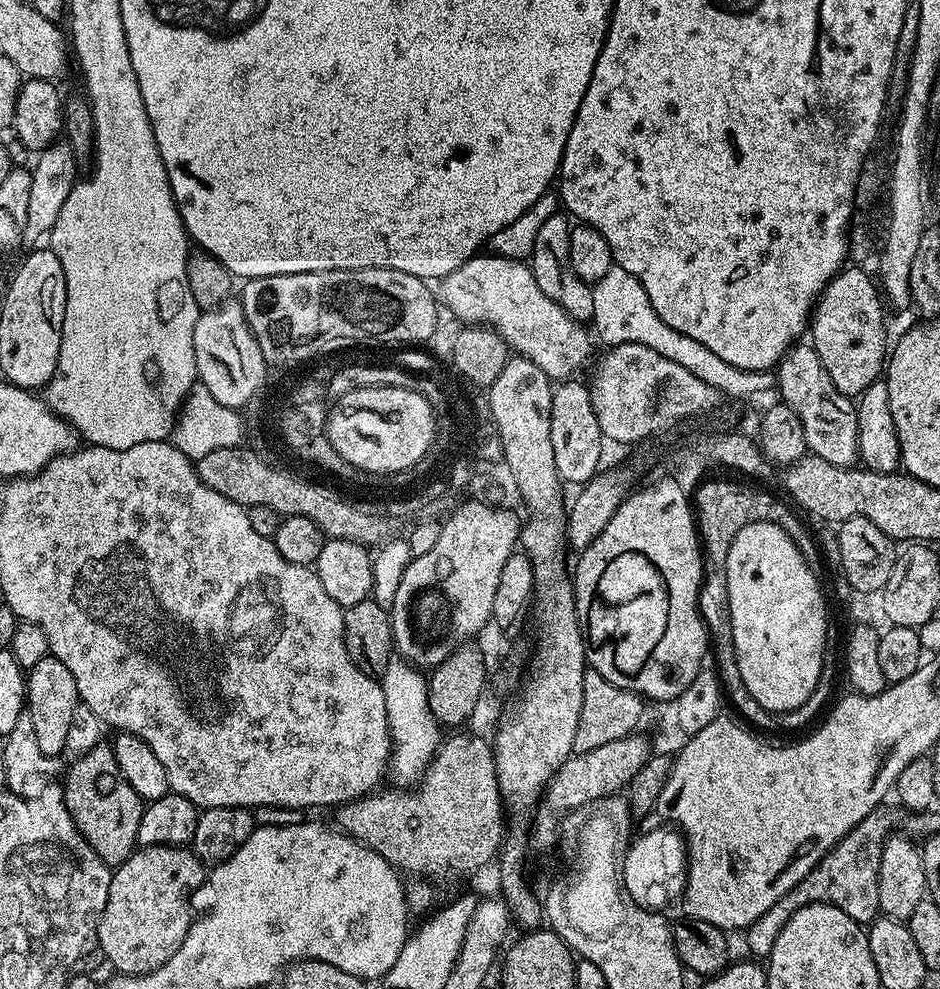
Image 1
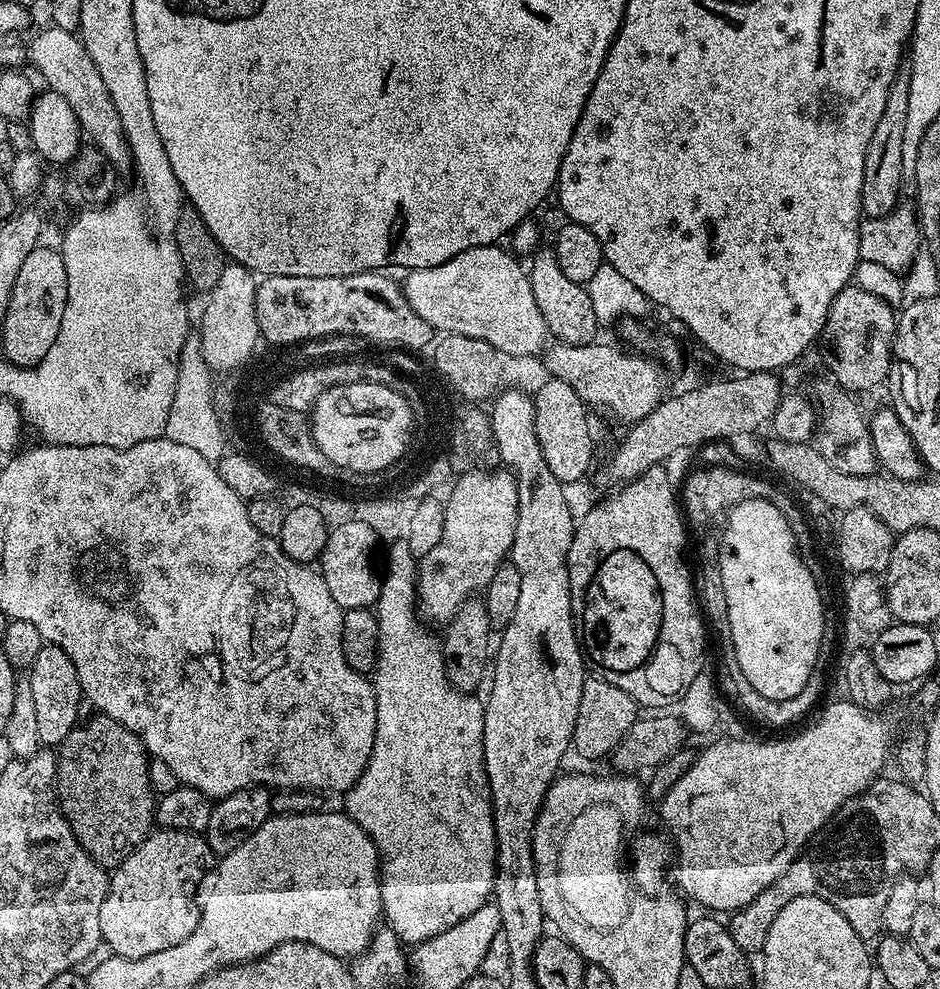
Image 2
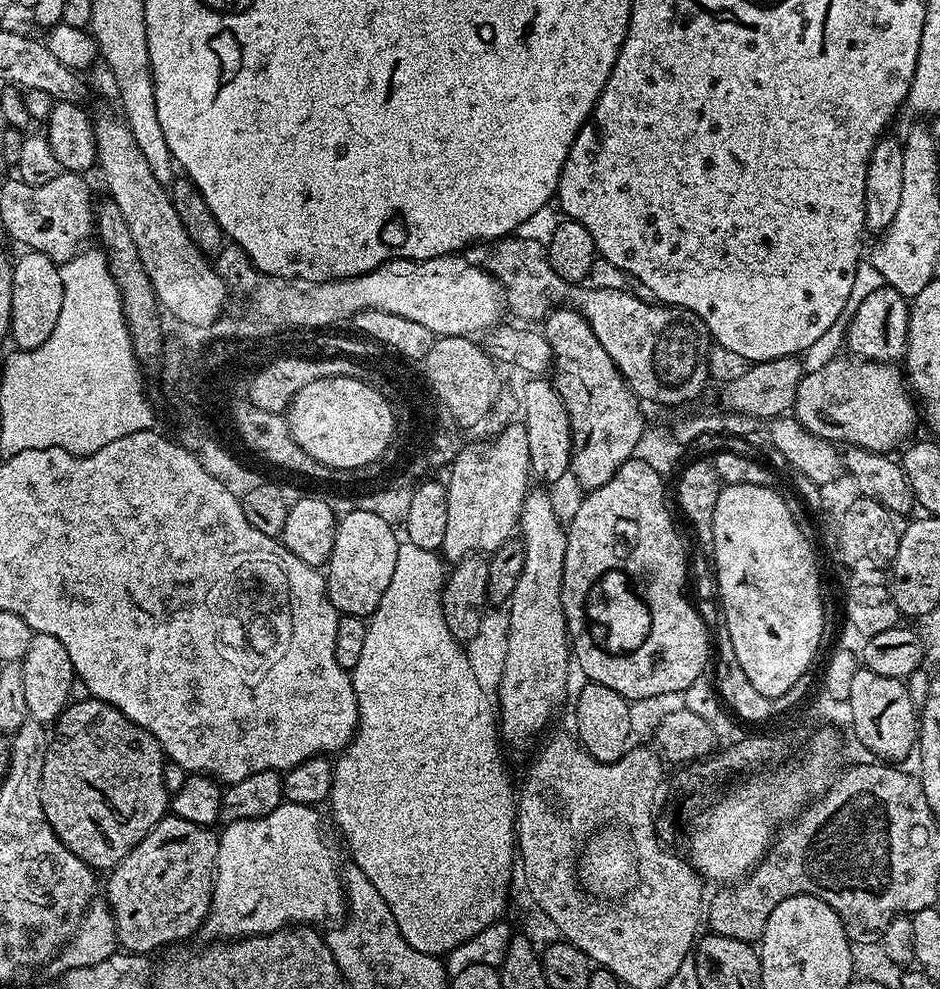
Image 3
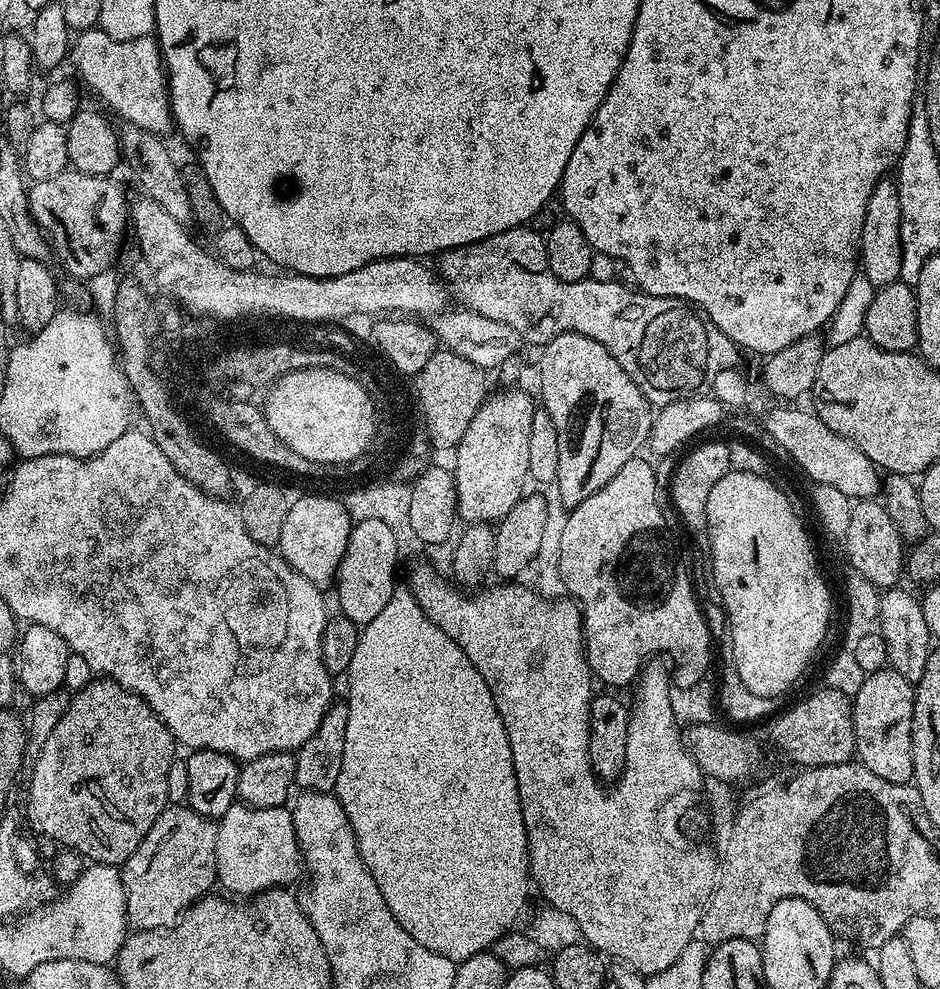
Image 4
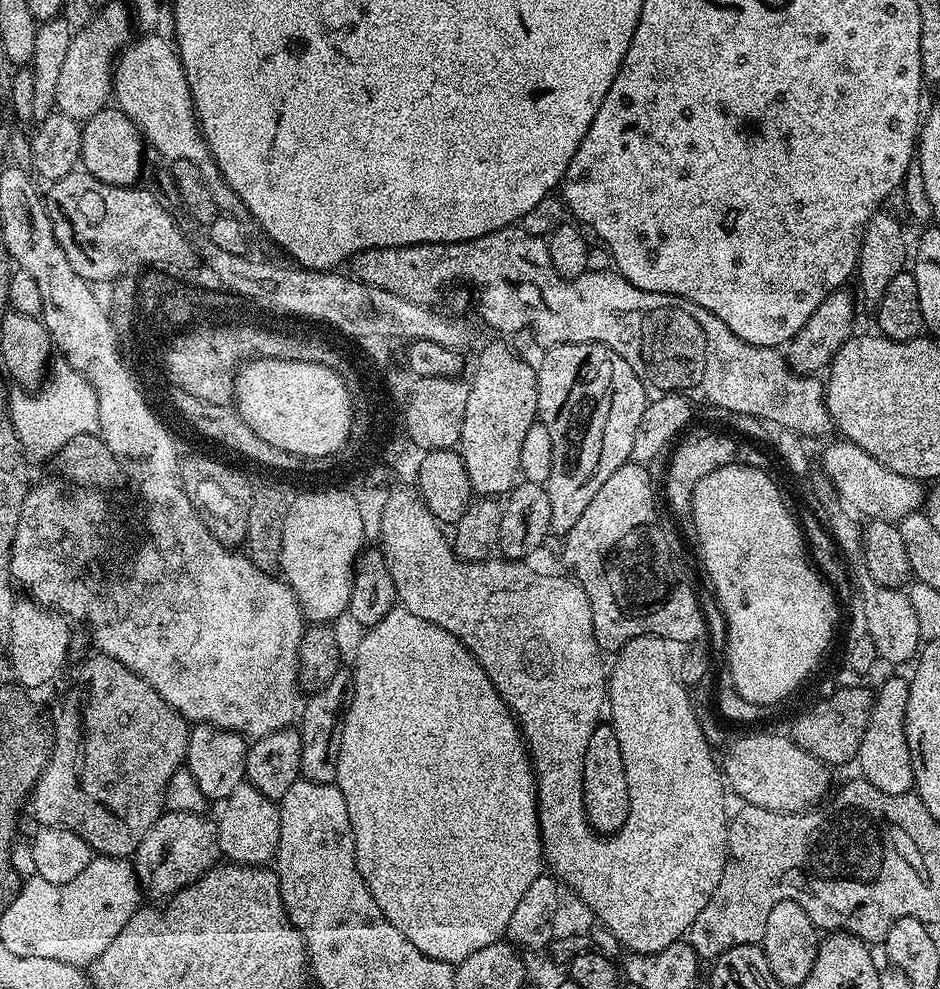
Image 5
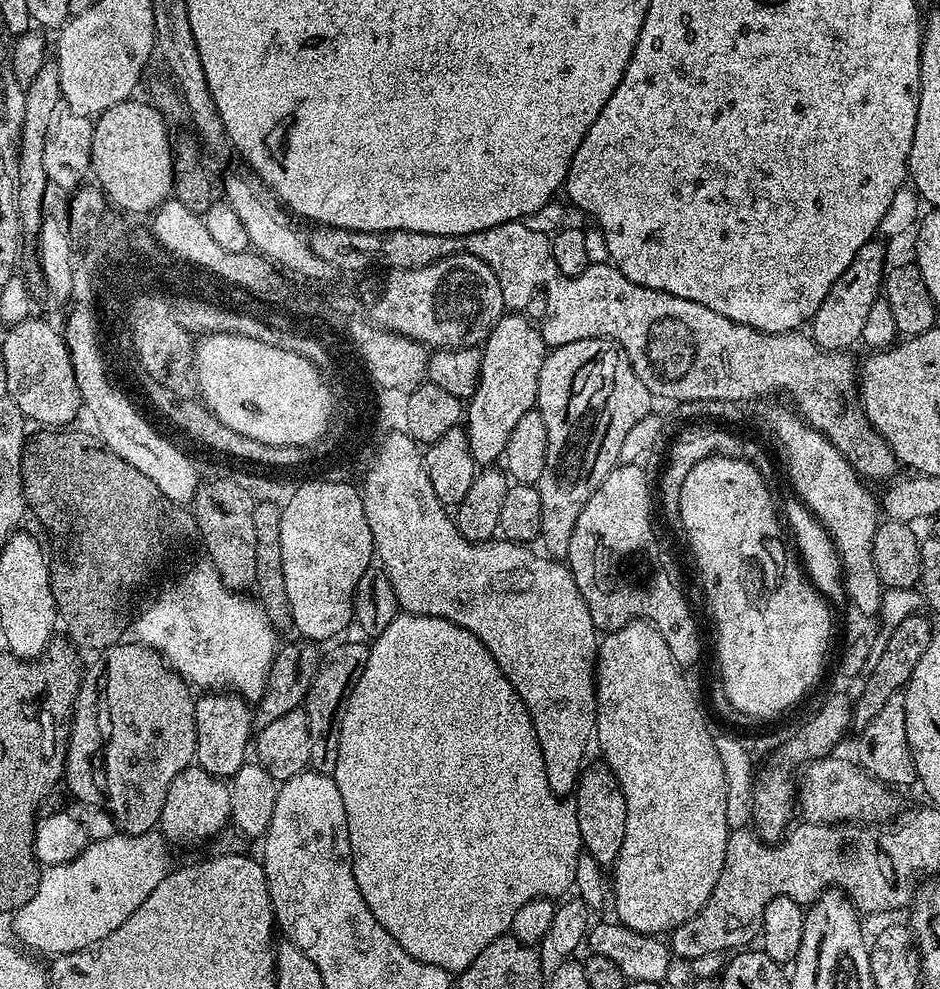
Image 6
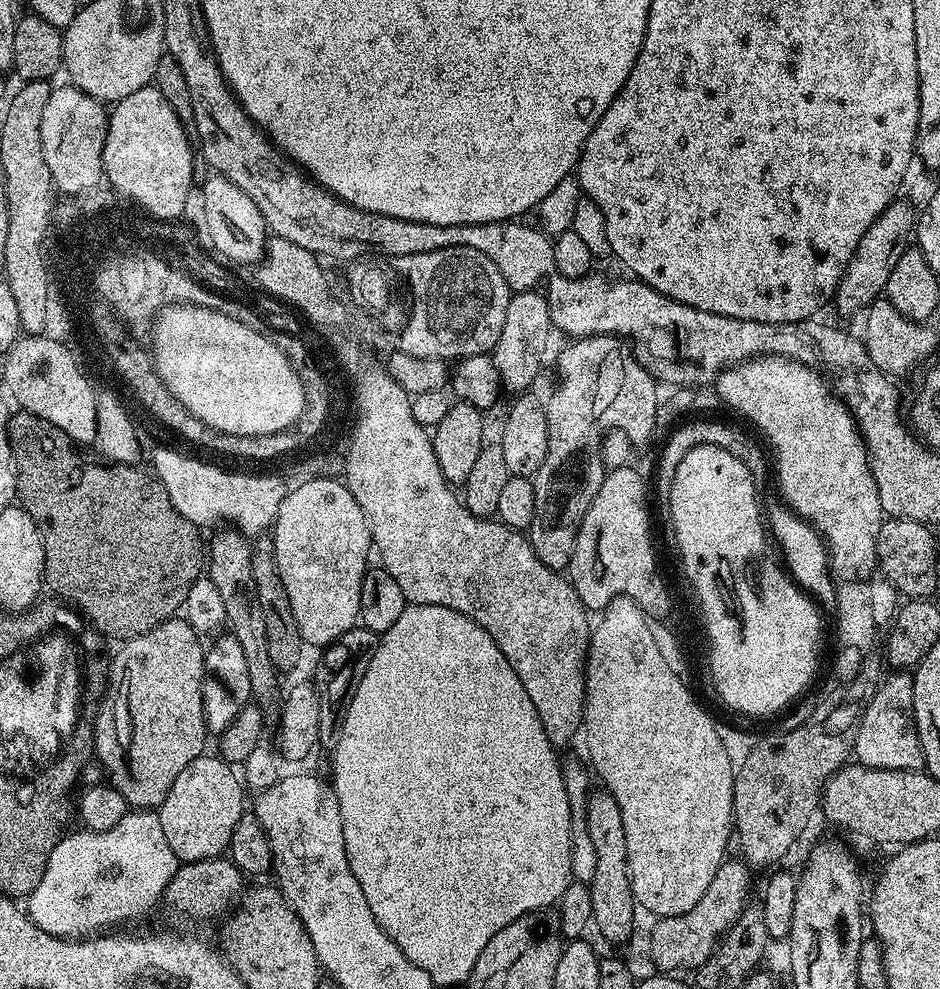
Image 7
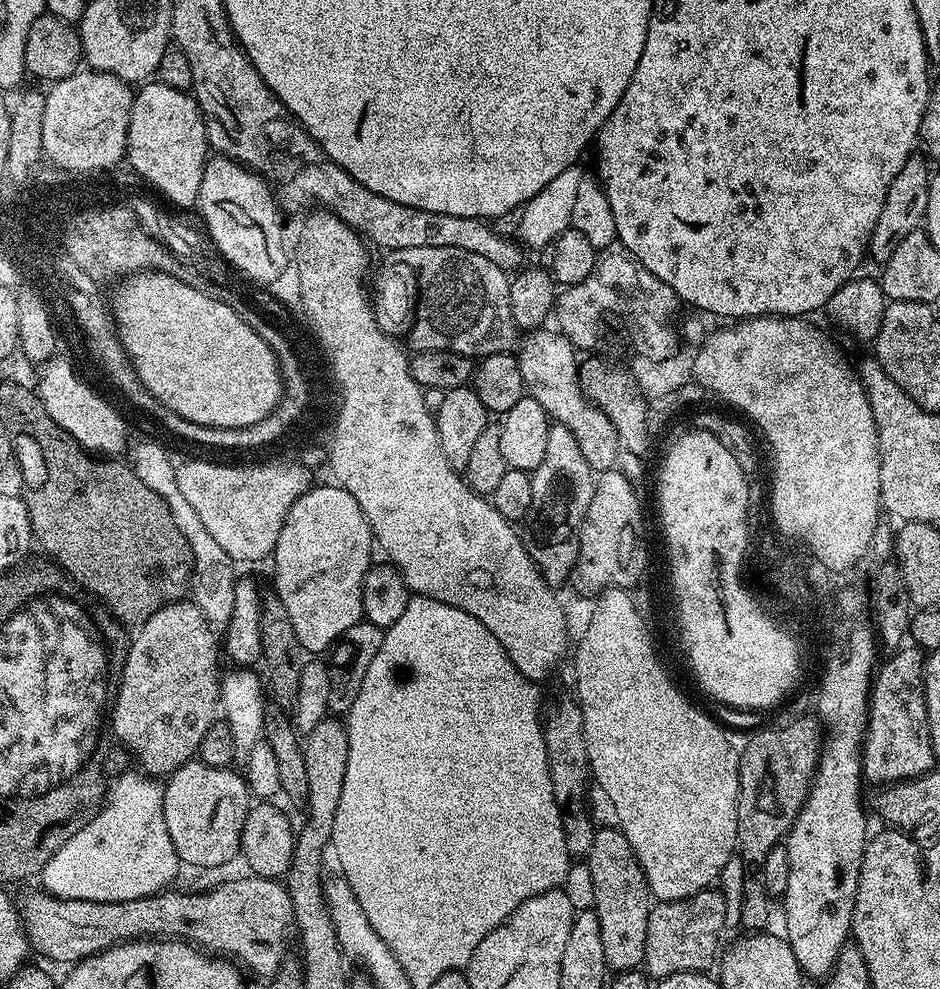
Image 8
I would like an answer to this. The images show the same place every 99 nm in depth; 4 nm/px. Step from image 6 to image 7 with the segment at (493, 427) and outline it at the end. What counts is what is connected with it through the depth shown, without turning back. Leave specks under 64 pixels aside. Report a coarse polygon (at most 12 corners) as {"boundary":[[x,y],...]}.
{"boundary":[[512,292],[490,355],[520,394],[553,335],[547,295]]}

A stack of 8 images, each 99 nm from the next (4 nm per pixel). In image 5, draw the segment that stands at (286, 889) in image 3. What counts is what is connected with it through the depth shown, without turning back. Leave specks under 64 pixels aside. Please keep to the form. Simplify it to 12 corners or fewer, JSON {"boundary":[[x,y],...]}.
{"boundary":[[234,786],[218,815],[223,859],[264,866],[275,857],[277,801]]}

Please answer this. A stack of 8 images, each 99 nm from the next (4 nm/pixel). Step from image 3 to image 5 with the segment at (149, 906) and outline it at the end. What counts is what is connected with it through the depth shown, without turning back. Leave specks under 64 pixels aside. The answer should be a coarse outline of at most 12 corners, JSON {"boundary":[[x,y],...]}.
{"boundary":[[165,811],[134,853],[164,902],[221,859],[215,819]]}

